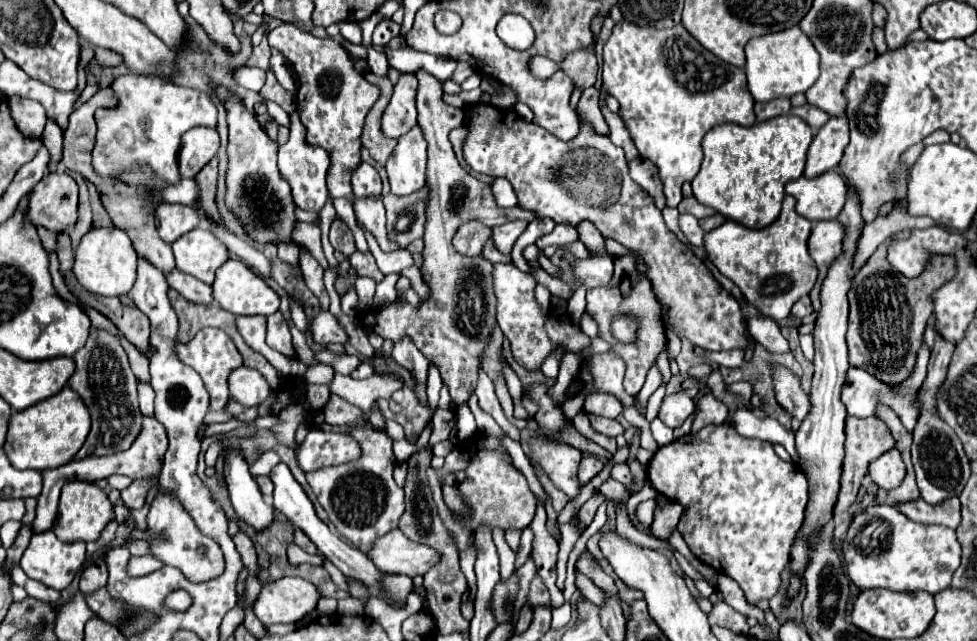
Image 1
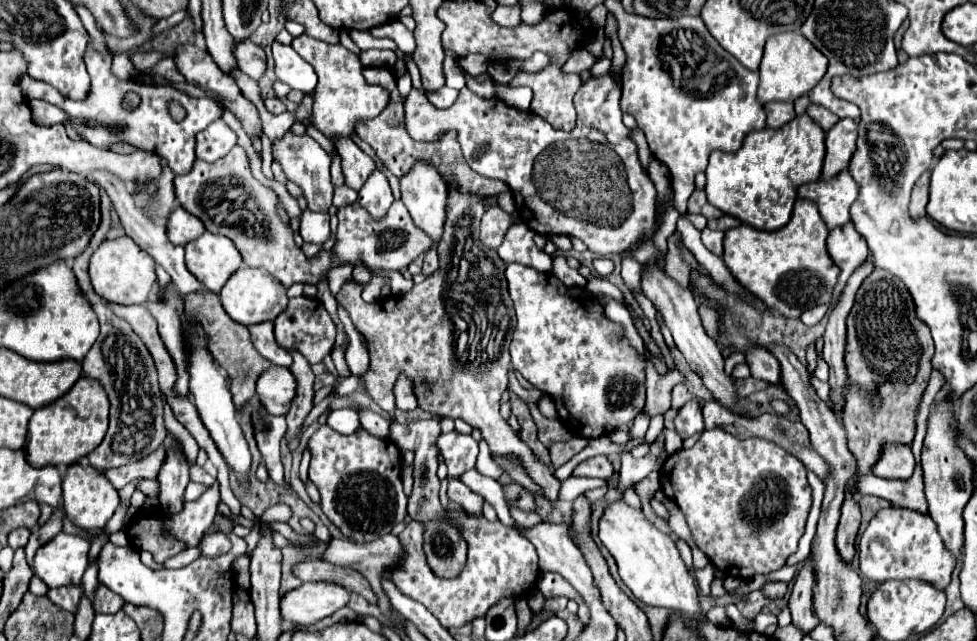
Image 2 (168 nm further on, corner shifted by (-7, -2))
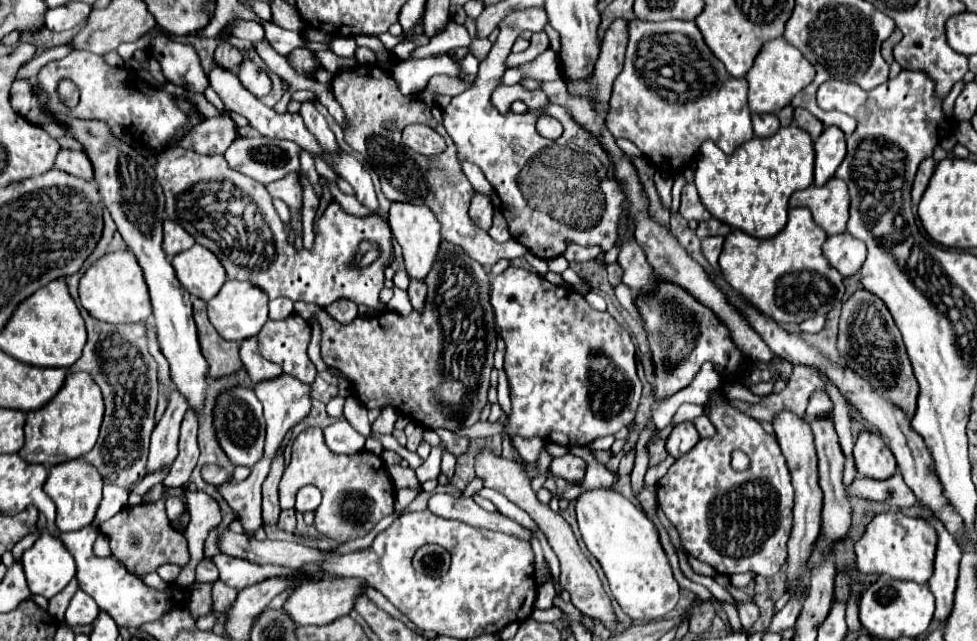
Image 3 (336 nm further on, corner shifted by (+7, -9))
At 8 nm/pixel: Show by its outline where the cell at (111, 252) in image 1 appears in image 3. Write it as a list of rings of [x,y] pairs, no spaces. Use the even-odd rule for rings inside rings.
[[[115,251],[101,257],[89,267],[79,281],[81,305],[105,323],[143,323],[151,315],[151,301],[145,287],[143,271],[131,251]]]

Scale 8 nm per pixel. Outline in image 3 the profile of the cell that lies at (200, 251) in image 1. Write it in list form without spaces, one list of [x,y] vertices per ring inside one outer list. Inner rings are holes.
[[[197,243],[191,249],[175,255],[171,263],[177,271],[177,279],[181,281],[181,285],[193,297],[199,297],[203,301],[213,299],[227,281],[225,269],[221,267],[219,259],[209,249]]]

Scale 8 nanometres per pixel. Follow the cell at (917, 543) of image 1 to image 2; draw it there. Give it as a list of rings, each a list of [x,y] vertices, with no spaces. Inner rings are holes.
[[[889,506],[873,516],[859,540],[859,568],[863,576],[879,584],[887,580],[917,578],[929,580],[935,588],[945,590],[951,584],[955,556],[947,552],[947,546],[943,544],[931,516],[907,508]]]

